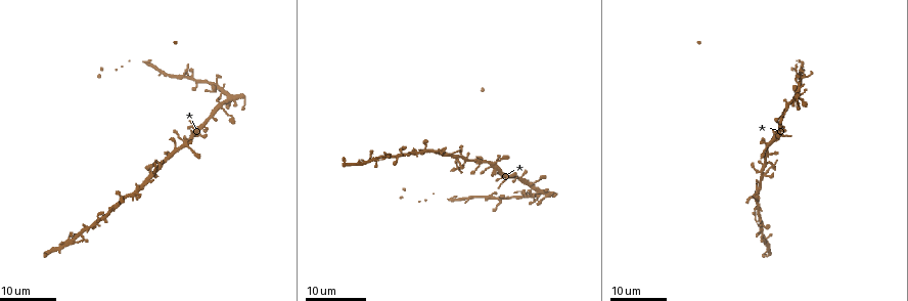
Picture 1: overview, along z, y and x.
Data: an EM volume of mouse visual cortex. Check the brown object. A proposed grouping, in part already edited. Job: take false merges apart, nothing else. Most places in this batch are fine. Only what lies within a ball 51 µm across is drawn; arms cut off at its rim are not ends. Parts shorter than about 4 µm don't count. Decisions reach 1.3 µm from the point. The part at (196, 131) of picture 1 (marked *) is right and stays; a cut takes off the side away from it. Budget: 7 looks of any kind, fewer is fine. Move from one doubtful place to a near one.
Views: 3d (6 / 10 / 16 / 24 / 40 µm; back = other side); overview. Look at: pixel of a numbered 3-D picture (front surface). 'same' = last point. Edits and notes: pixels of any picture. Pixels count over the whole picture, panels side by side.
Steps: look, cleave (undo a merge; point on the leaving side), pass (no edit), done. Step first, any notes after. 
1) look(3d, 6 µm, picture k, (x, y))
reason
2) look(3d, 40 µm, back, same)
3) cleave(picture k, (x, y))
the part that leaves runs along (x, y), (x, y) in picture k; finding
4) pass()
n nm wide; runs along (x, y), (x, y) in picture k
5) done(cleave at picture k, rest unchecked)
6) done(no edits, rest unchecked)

look(3d, 24 µm, picture 1, (787, 105))

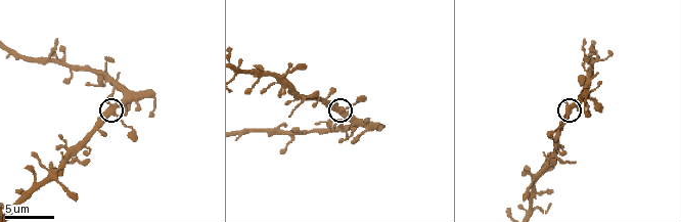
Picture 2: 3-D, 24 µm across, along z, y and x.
look(3d, 6 µm, picture 2, (112, 112))

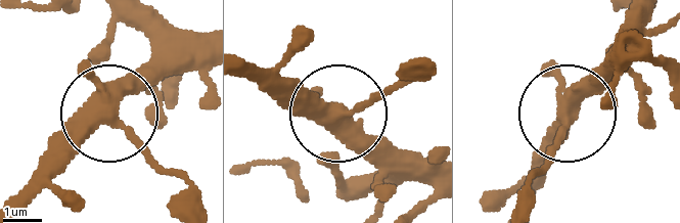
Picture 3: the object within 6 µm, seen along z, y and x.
pass()
runs along (23, 204), (110, 122), (194, 190) in picture 3; all the same neuron

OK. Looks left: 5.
look(3d, 16 µm, picture 2, (536, 180))
thin arm on a thick one

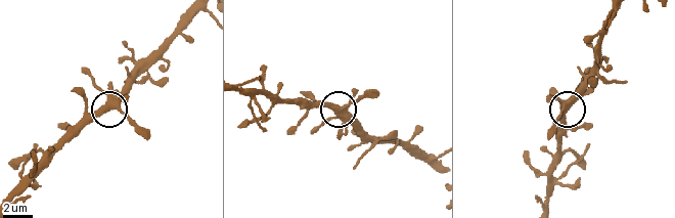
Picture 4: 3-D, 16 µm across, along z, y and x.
pass()
4 arms; continuous, no second neuron

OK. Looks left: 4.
look(3d, 16 µm, picture 1, (370, 159))
sudden change in width

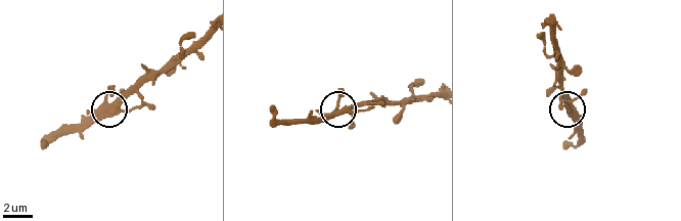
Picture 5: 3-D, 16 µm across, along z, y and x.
look(3d, 6 µm, picture 5, (108, 106))

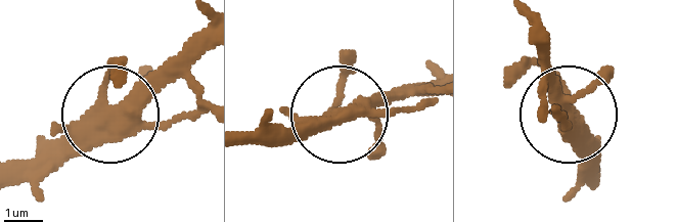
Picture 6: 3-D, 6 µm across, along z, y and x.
pass()
410 nm wide; all the same neuron

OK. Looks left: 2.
done(no edits, rest unchecked)

